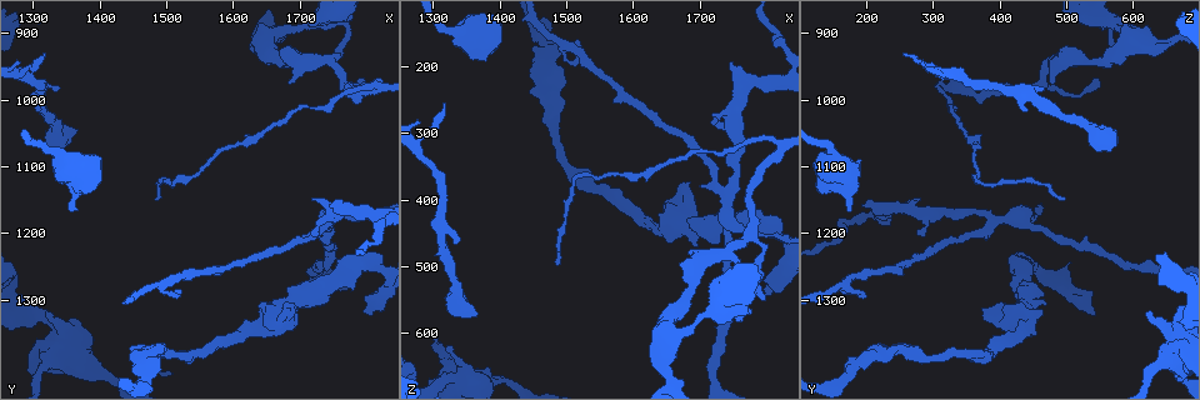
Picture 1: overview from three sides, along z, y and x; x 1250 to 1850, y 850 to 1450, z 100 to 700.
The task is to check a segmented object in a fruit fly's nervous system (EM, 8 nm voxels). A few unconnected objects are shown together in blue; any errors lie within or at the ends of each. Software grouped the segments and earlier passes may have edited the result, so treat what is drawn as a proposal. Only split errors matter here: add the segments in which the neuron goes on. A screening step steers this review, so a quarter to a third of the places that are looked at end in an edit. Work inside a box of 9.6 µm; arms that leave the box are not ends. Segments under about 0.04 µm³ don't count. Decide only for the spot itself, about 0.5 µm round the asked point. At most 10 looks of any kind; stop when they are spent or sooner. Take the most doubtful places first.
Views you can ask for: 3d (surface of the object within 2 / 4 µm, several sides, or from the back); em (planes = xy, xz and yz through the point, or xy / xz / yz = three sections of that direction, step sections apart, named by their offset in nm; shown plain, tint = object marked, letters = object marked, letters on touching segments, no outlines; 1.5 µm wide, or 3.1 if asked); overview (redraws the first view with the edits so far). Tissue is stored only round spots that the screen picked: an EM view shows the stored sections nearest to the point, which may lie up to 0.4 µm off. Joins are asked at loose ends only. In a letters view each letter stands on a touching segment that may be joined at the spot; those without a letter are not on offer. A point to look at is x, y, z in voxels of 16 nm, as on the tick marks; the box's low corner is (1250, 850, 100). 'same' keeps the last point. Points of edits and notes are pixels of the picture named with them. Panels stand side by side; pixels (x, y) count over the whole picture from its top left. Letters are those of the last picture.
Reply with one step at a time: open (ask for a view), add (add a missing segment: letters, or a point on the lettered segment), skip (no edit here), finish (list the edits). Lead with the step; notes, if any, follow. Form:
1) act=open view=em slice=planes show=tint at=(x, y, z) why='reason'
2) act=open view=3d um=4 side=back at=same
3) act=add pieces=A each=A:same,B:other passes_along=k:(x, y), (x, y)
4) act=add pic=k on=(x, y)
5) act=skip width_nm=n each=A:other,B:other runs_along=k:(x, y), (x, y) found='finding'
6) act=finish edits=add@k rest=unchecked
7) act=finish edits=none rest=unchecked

act=open view=3d um=2 at=(1810, 1325, 545) why='an open end'

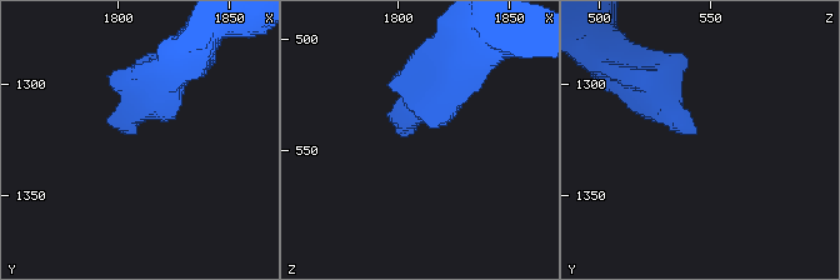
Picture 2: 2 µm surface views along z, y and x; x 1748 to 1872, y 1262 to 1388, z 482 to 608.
act=open view=em slice=planes show=plain at=(1806, 1323, 543)

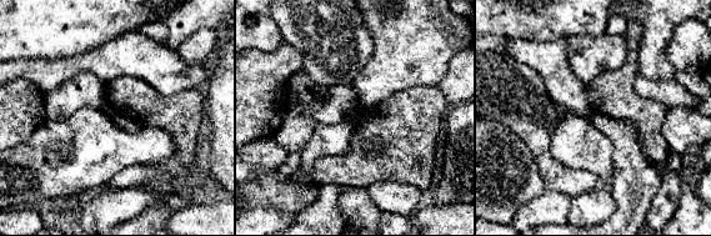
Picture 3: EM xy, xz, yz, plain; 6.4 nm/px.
act=open view=em slice=planes show=letters at=same

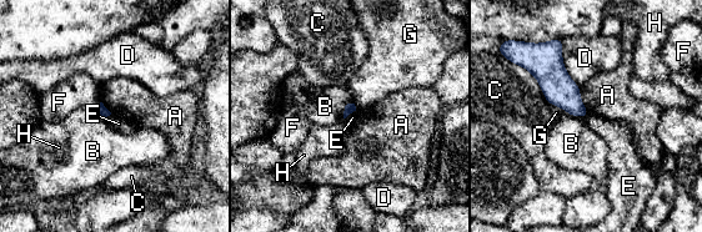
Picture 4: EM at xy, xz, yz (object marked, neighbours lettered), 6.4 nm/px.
act=skip each=A:other,B:other,C:other,D:other,E:other,F:other,G:other,H:other border=4:(356, 110), (345, 119) found='no lettered segment goes on from it'

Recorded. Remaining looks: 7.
act=open view=em slice=yz step=4 show=tint at=(1355, 1165, 175) why='an open end'

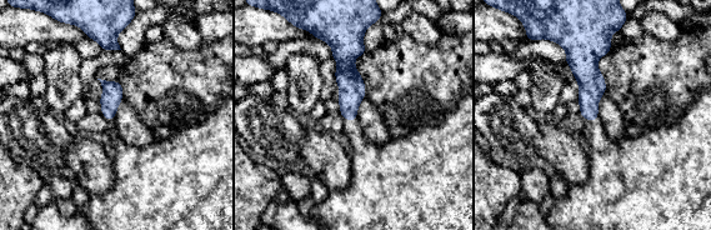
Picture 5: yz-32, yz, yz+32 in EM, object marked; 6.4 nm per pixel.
act=open view=em slice=xz step=4 show=letters at=same

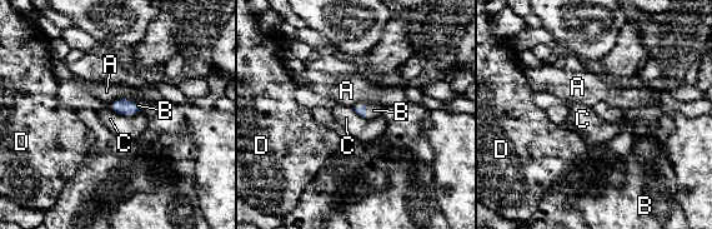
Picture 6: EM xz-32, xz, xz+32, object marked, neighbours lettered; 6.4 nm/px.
act=add pieces=B each=A:other,B:same,C:other,D:other passes_along=6:(362, 111), (364, 105), (374, 110) found='the neuron continues'

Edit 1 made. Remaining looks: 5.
act=open view=overview

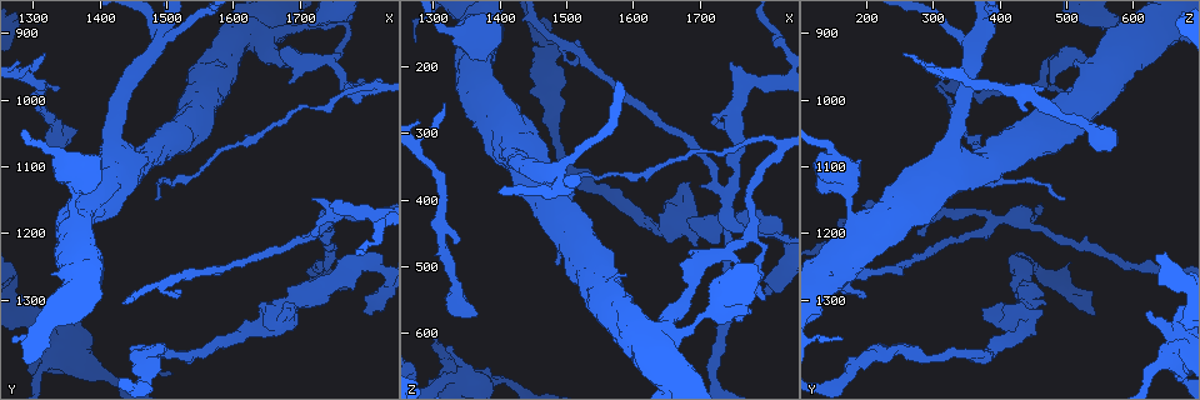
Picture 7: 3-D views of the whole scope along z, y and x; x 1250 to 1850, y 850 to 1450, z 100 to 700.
act=open view=3d um=2 at=(1320, 1315, 630) why='free end'

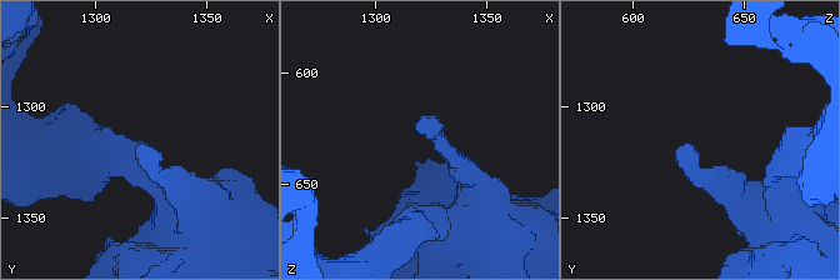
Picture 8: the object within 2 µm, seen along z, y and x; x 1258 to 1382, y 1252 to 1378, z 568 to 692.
act=open view=em slice=yz step=4 show=letters at=(1321, 1317, 628)

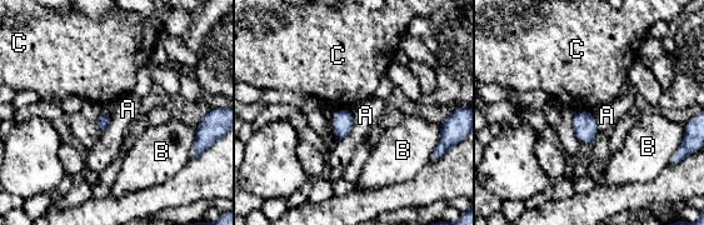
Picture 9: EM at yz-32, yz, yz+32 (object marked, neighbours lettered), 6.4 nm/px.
act=skip longest_contact=A:220nm each=A:other,B:other,C:other border=9:(352, 110), (352, 130), (338, 140) found='no lettered segment goes on from it'

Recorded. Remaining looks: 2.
act=open view=em slice=xy step=4 show=letters at=(1795, 970, 550) why='tapers out'

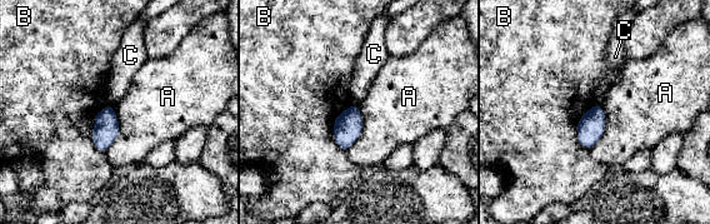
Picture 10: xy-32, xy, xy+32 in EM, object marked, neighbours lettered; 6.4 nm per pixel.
act=open view=em slice=planes show=letters at=same why='cut it another way'

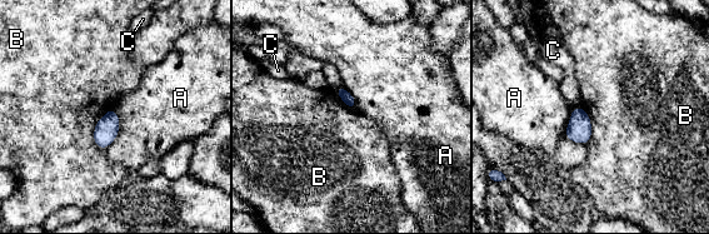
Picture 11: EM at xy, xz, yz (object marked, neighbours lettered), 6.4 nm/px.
act=skip width_nm=80 longest_contact=B:300nm each=A:other,B:other,C:other found='none of them fits'

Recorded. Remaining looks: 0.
act=finish edits=add@6 rest=unchecked

